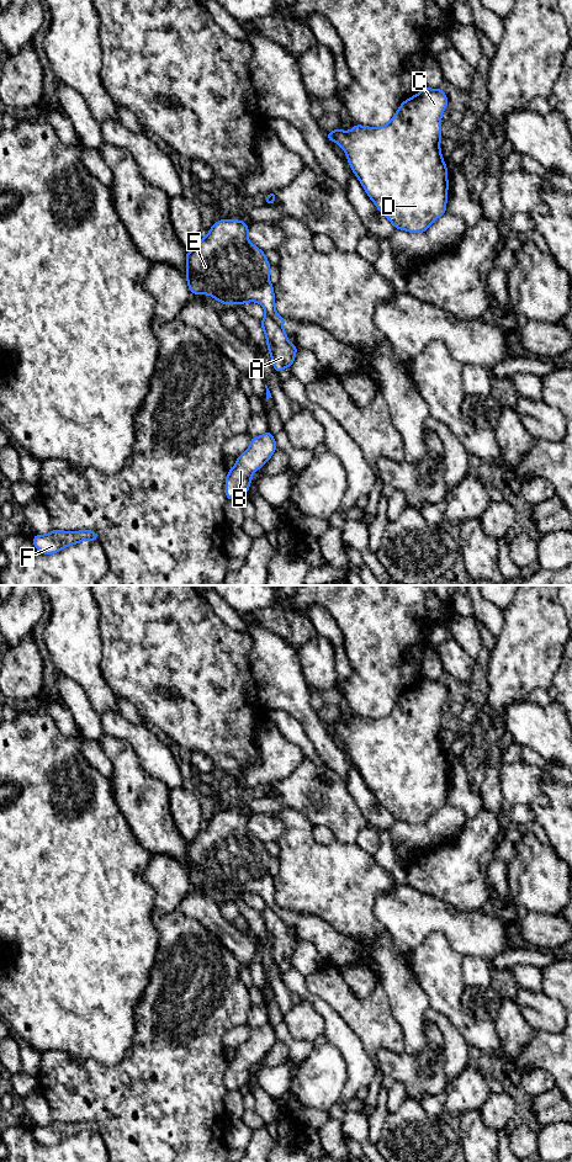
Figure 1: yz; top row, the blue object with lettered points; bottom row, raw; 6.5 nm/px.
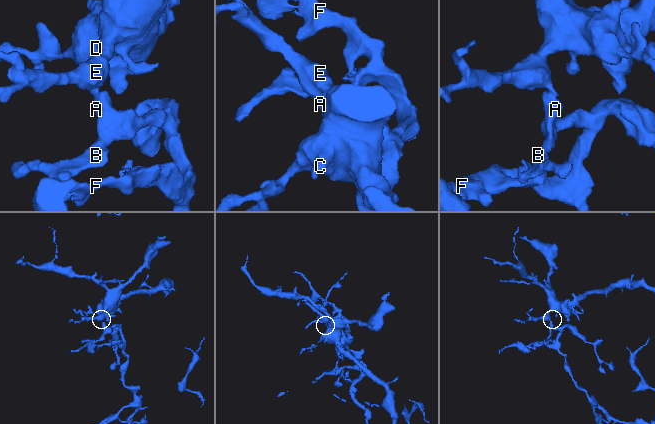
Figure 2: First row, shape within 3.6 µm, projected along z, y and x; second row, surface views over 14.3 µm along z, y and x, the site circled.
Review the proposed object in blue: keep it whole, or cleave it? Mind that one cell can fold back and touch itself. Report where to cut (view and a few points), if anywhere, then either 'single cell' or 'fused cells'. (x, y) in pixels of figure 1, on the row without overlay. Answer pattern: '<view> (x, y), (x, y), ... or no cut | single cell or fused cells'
yz (266, 906), (280, 917) | fused cells

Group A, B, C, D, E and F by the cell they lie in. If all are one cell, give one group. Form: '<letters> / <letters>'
A B F / C D E

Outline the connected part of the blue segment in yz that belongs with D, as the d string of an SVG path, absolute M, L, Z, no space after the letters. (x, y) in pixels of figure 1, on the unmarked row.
M423 679L419 685L401 695L386 717L355 715L349 723L339 718L327 723L329 734L337 733L343 739L370 791L396 821L424 824L446 803L447 759L439 737L443 731L441 706L446 697L447 688L441 680Z

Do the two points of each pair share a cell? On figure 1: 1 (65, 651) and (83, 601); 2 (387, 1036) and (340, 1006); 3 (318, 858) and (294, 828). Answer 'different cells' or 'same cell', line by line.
1: same cell
2: same cell
3: same cell

